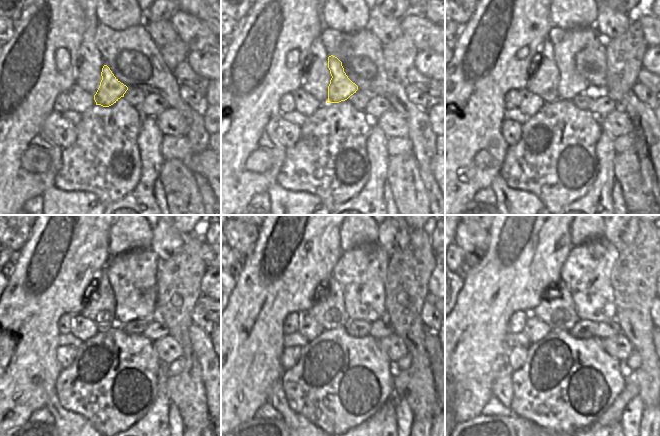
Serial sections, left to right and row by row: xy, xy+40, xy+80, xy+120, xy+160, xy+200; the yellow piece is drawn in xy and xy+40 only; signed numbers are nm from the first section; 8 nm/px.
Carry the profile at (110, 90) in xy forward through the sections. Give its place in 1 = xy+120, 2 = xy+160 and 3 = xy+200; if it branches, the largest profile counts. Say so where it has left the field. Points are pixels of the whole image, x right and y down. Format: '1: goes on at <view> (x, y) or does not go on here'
1: goes on at xy+120 (132, 276)
2: goes on at xy+160 (360, 272)
3: goes on at xy+200 (586, 272)

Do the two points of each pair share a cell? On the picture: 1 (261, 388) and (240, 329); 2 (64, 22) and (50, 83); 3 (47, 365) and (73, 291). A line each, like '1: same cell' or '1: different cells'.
1: same cell
2: same cell
3: same cell

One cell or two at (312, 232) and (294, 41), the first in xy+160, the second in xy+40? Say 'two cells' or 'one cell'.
one cell

